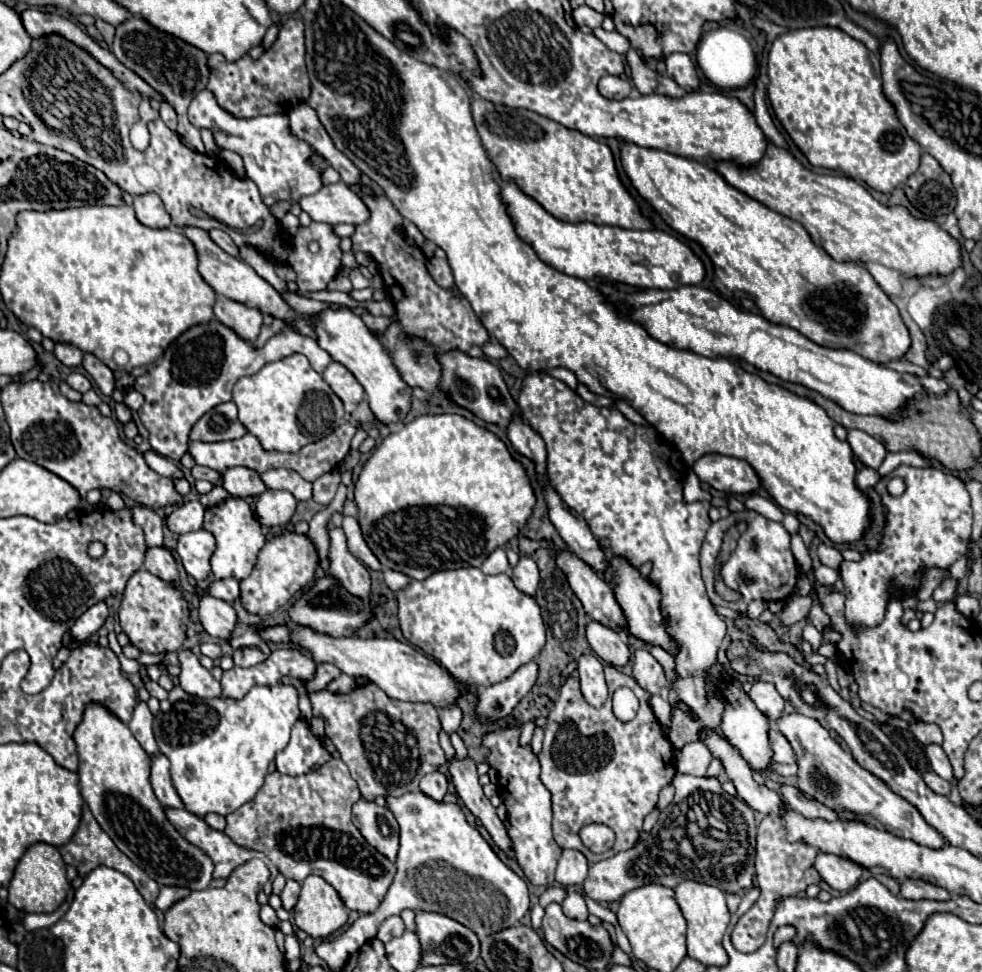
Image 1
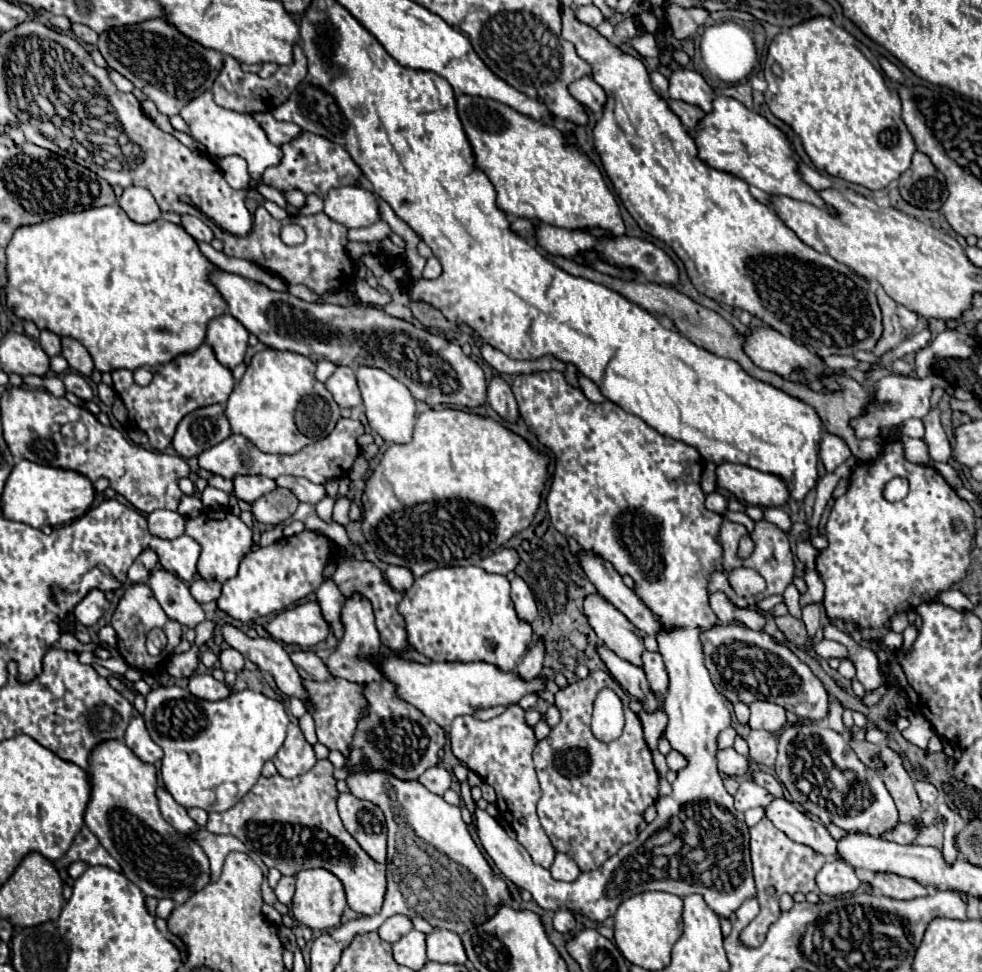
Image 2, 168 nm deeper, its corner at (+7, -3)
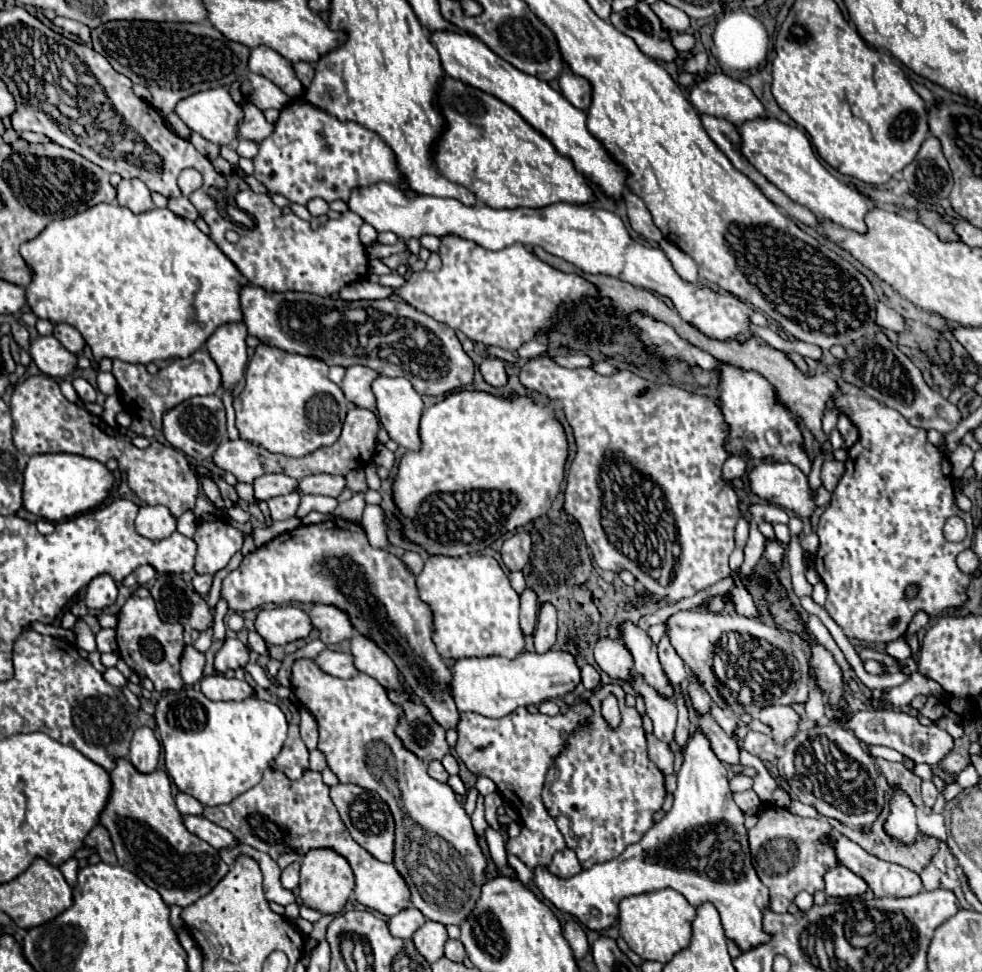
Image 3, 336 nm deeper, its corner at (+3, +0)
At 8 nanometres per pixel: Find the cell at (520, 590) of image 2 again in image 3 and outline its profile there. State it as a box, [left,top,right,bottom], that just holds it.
[521,590,539,636]

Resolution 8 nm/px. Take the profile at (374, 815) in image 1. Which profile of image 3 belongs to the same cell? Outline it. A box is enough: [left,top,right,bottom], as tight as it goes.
[331,784,395,862]

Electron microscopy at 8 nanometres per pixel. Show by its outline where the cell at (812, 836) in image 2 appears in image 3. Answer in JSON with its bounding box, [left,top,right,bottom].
[835,834,923,898]

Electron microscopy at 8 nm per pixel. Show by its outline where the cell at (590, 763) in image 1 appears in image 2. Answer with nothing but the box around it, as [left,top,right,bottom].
[533,671,659,871]

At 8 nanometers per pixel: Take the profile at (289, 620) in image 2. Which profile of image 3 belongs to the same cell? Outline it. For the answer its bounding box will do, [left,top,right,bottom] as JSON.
[255,606,311,646]

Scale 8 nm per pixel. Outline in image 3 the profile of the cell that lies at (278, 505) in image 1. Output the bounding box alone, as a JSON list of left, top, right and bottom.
[267,492,299,520]

